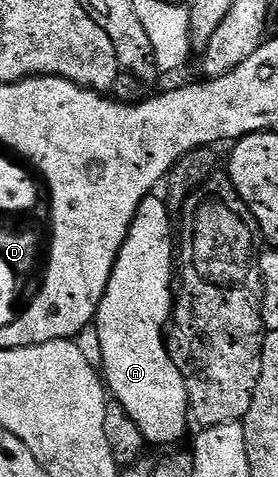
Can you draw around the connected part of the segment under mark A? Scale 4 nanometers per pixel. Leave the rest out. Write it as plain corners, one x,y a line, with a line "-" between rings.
159,196
144,198
139,204
127,240
117,257
111,280
97,309
95,325
99,344
103,344
100,369
108,393
123,406
138,425
146,443
172,447
191,426
189,393
179,368
169,355
167,338
163,331
170,325
175,309
175,222
170,217
166,199

